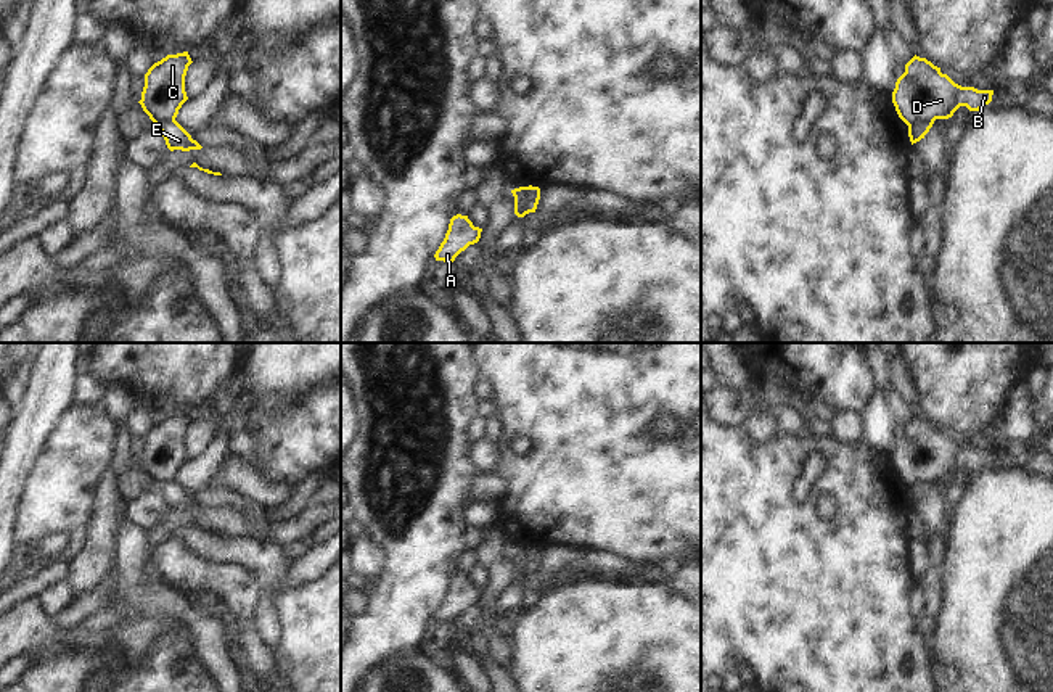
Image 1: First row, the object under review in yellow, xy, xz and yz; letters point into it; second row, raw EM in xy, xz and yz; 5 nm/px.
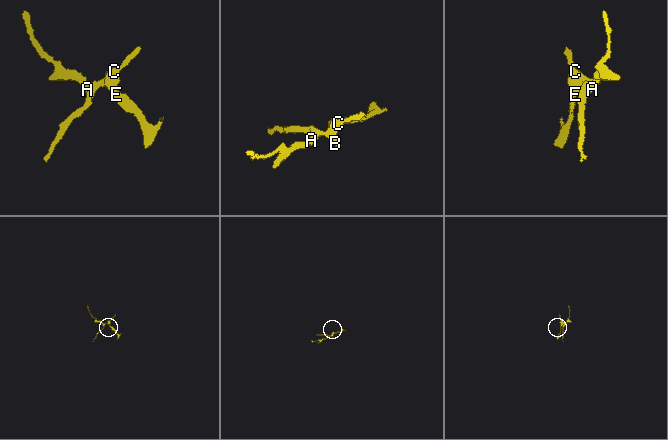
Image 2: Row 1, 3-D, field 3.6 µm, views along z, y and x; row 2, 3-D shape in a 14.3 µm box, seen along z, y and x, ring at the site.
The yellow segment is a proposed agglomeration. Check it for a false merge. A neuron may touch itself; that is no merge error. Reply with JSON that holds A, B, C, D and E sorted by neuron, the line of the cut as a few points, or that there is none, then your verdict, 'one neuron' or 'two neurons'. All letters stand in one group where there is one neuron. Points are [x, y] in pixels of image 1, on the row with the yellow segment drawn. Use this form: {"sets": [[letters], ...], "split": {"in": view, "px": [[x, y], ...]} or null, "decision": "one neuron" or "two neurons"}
{"sets": [["A", "B", "C", "D"], ["E"]], "split": {"in": "xz", "px": [[539, 189], [524, 201], [524, 213]]}, "decision": "two neurons"}

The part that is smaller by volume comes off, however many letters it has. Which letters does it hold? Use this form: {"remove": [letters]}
{"remove": ["E"]}

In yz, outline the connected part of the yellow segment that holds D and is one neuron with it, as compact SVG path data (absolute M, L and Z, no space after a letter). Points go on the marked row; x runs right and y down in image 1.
M913 56L897 79L892 103L907 126L949 119L960 106L979 111L992 101L994 90L955 84L926 58Z

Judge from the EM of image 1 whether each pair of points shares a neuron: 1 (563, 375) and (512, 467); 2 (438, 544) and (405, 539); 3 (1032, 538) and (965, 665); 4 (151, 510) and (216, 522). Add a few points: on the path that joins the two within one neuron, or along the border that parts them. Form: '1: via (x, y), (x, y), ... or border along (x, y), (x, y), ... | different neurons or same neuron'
1: via (563, 401), (563, 428), (537, 454) | same neuron
2: via (430, 541), (413, 539) | same neuron
3: via (1026, 570), (1020, 589), (1000, 610), (997, 633) | same neuron
4: border along (169, 510), (147, 531) | different neurons

